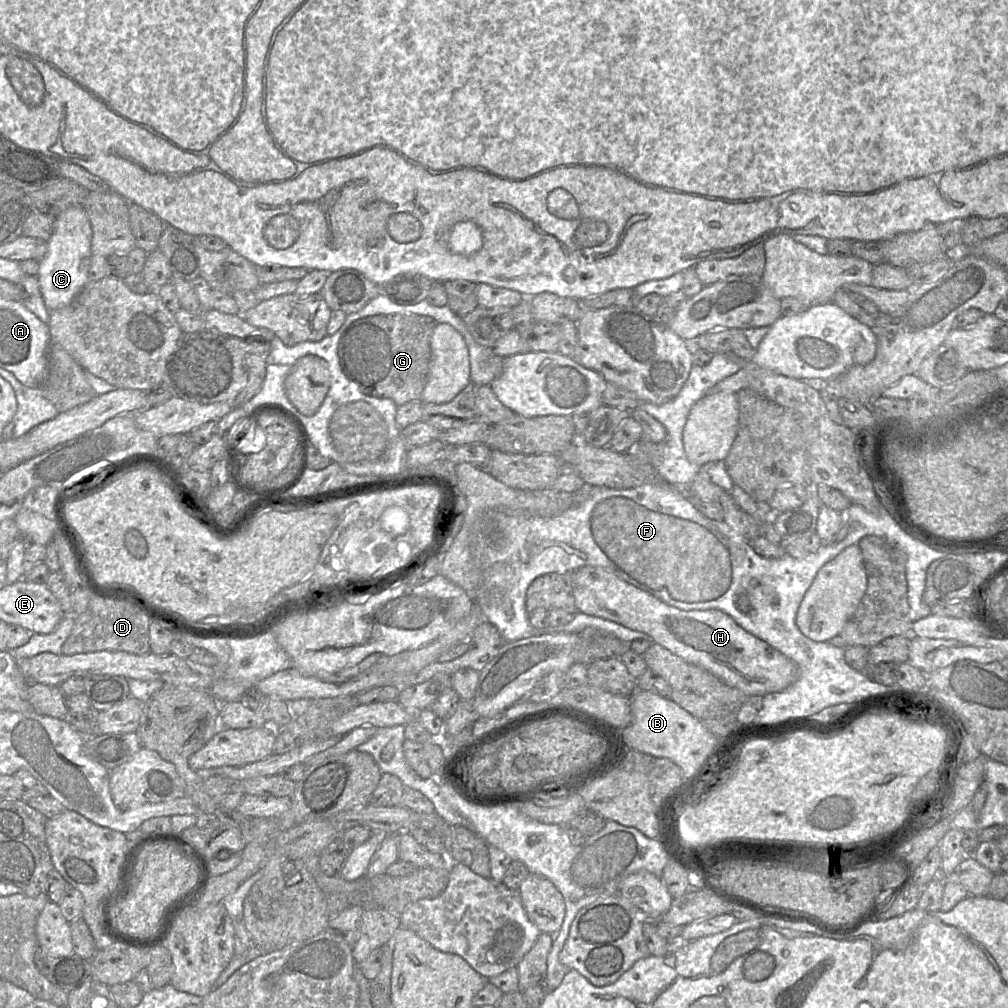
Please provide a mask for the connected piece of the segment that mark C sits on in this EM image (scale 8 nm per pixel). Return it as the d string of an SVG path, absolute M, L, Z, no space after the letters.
M83 205L72 206L56 217L47 252L40 261L38 282L48 310L69 305L88 282L92 259L92 227Z

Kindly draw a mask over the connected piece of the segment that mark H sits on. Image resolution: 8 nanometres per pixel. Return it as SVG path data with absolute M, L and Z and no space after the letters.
M583 566L571 572L572 592L578 612L607 619L630 629L643 632L684 661L712 673L729 686L736 687L746 695L779 692L799 677L799 667L791 659L739 626L726 613L715 610L681 610L666 604L652 594L618 578L613 572L599 566Z

